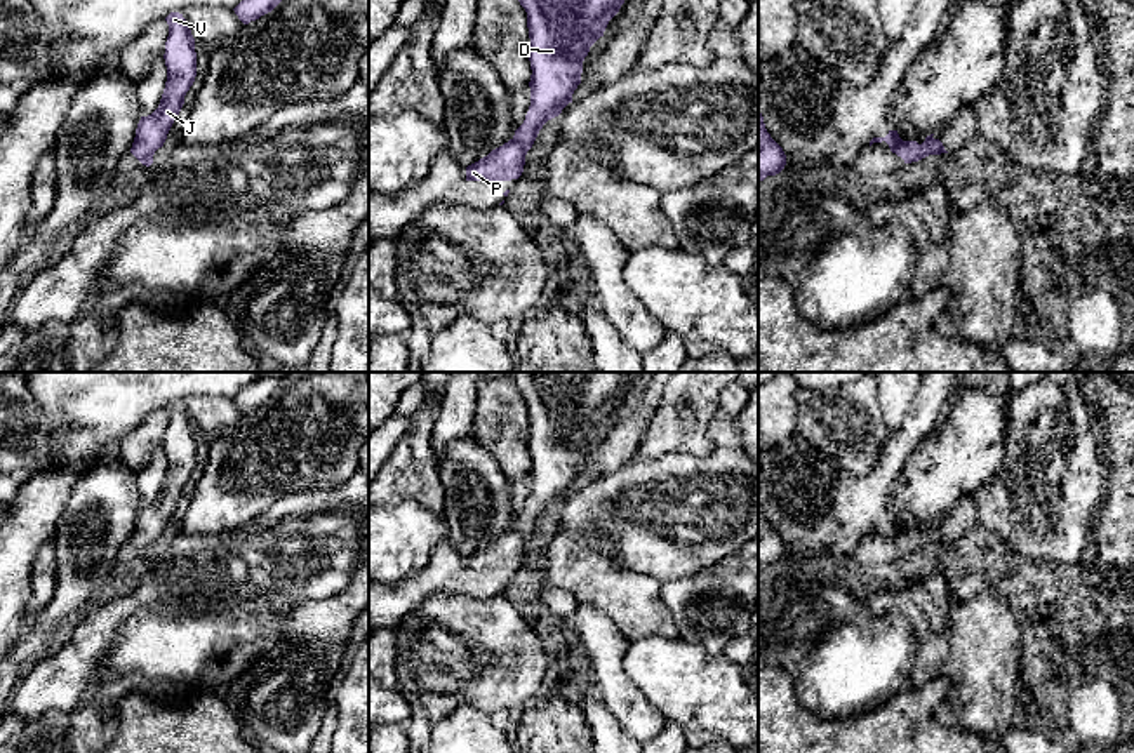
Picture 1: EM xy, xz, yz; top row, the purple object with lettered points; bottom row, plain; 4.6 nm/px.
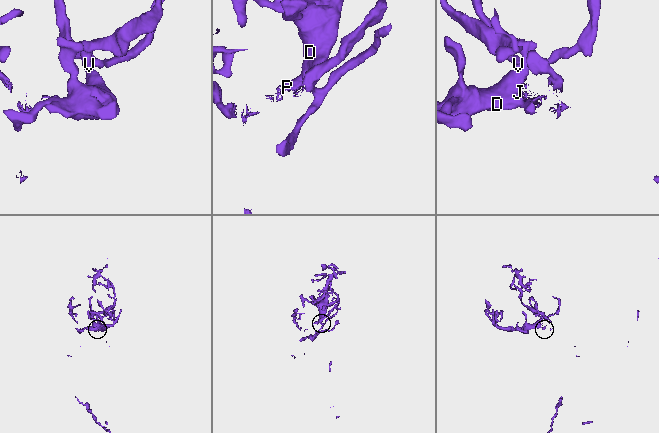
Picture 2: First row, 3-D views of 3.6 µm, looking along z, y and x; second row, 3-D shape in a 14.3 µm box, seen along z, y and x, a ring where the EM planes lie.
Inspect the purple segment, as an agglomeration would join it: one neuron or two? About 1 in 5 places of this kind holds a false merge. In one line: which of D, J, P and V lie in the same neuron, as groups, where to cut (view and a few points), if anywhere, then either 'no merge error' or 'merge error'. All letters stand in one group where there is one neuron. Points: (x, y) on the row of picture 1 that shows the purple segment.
groups D J P V; cut none; no merge error

